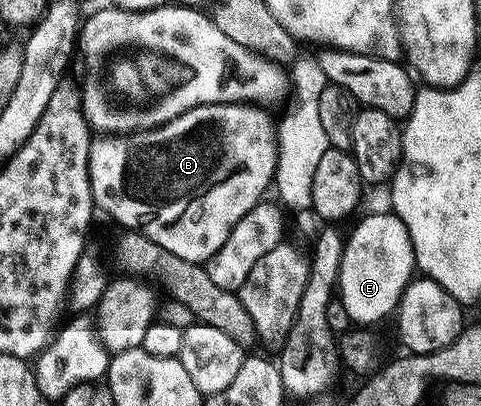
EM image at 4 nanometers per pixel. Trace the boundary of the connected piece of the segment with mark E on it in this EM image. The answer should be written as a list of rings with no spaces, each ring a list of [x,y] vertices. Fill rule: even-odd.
[[[388,210],[374,212],[364,217],[345,239],[337,282],[338,297],[340,302],[344,303],[346,314],[350,316],[352,322],[358,326],[374,326],[391,311],[393,313],[399,307],[400,298],[412,280],[415,266],[409,232],[400,217]]]

